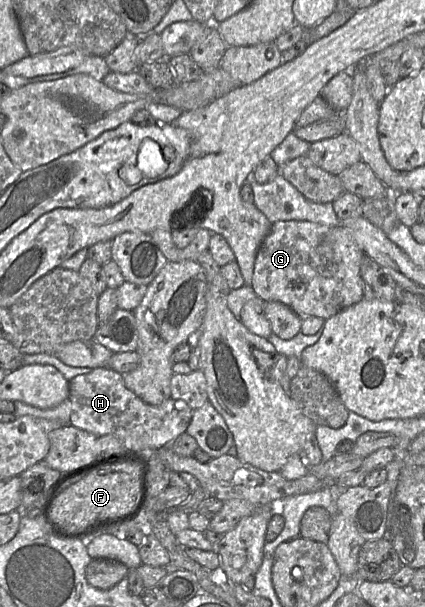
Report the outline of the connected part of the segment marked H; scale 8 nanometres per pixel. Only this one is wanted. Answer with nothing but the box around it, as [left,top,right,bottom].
[69,367,193,453]

